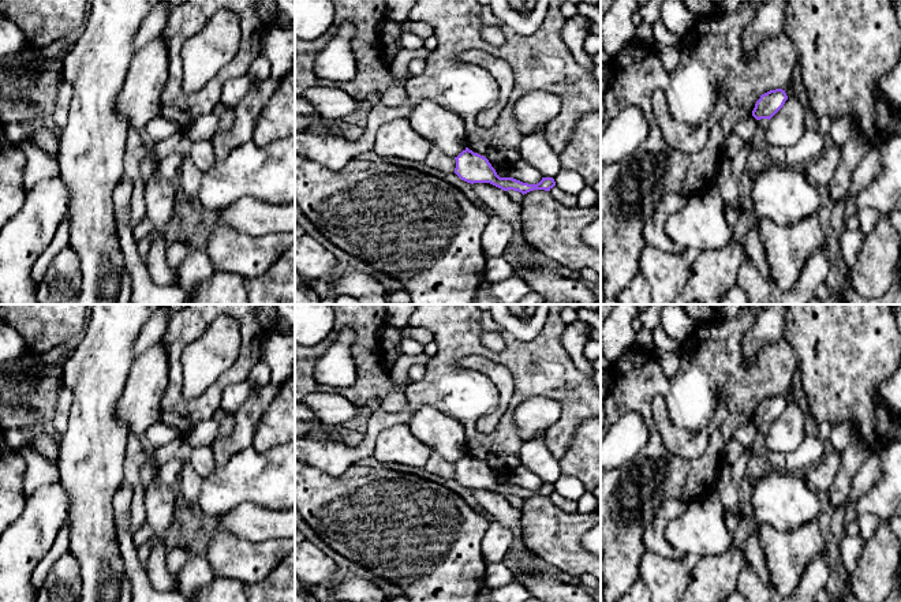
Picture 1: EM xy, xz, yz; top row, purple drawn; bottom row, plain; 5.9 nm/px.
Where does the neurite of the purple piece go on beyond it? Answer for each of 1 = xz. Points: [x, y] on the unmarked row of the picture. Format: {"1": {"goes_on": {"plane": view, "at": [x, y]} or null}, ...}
{"1": {"goes_on": null}}

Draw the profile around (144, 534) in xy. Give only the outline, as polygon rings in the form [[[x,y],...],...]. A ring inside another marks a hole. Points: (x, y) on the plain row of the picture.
[[[147,521],[134,534],[134,543],[139,549],[143,543],[152,539],[152,527]]]

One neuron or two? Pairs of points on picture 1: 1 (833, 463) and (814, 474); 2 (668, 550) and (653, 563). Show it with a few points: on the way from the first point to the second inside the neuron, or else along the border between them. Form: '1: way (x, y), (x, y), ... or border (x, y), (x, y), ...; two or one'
1: way (829, 467), (822, 474), (818, 474); one
2: border (647, 550), (665, 557), (684, 558); two

